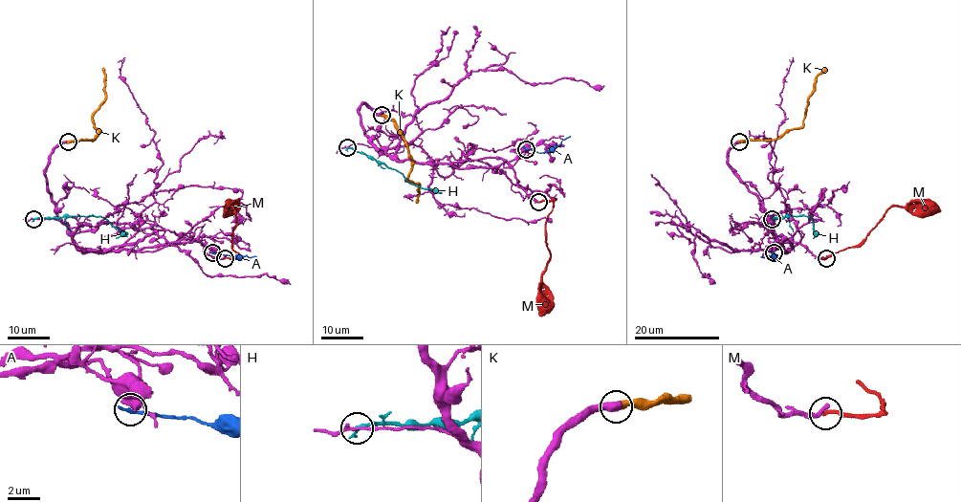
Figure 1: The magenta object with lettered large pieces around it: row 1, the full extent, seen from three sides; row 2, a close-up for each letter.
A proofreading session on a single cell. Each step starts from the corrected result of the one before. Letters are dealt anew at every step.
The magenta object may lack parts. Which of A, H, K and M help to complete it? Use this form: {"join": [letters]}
{"join": ["K"]}

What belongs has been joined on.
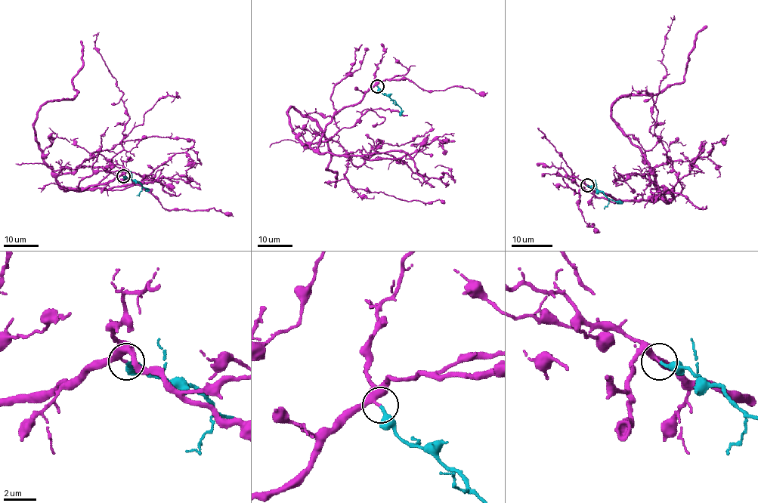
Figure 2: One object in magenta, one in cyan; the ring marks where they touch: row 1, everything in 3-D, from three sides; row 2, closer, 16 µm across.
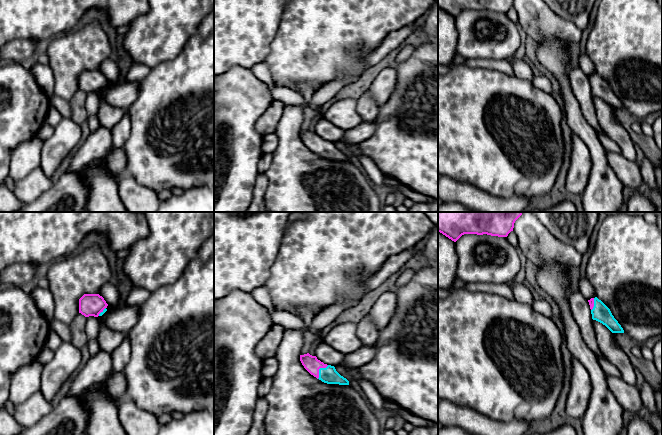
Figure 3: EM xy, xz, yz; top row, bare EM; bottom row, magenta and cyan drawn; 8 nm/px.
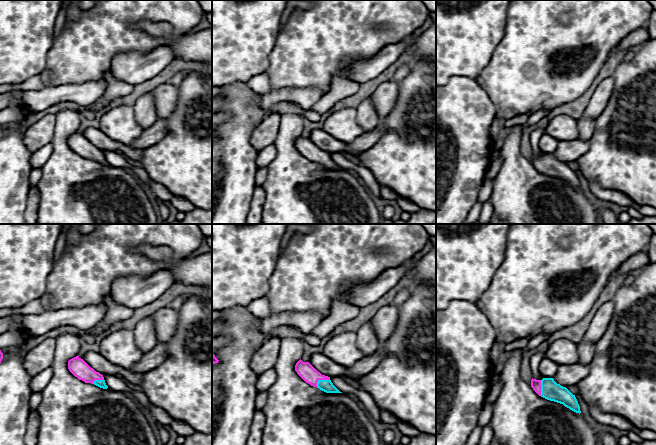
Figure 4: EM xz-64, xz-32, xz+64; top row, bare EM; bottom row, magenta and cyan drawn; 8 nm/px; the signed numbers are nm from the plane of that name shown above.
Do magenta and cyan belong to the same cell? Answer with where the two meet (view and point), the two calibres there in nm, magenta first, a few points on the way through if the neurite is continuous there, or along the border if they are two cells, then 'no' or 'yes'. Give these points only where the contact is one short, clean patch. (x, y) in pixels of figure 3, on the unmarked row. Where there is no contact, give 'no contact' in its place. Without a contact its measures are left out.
xz (319, 144) | 120/140 nm | across xz (311, 139), (319, 144), (329, 151) | yes

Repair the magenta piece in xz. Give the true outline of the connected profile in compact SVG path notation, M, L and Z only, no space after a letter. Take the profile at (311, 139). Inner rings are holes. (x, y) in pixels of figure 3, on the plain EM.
M309 129L300 131L304 144L314 153L327 160L349 161L349 157L341 152L334 142L324 140Z

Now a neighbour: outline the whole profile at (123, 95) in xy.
M139 81L121 82L111 88L105 96L108 104L126 110L138 98Z

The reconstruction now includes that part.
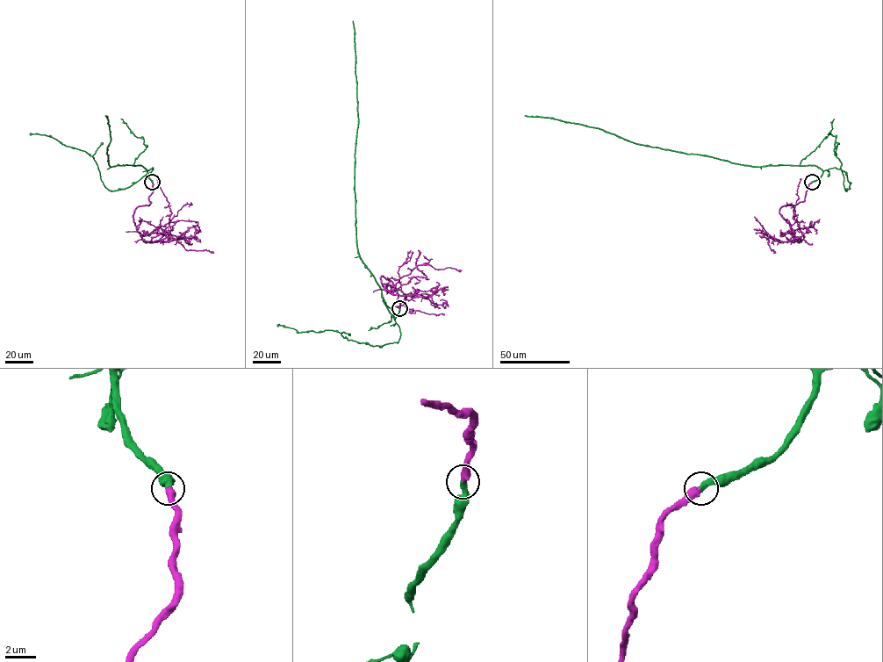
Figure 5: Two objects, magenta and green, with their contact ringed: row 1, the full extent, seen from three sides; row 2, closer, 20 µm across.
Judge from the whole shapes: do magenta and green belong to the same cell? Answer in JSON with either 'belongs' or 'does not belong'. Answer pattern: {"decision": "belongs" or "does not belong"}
{"decision": "belongs"}

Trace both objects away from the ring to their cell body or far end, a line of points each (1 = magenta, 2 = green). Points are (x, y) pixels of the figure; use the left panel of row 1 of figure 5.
1: (152, 182), (150, 202), (139, 205), (132, 216), (146, 241), (156, 241), (168, 226), (170, 209), (159, 178)
2: (152, 182), (142, 166), (110, 166), (107, 149), (111, 138), (105, 115)

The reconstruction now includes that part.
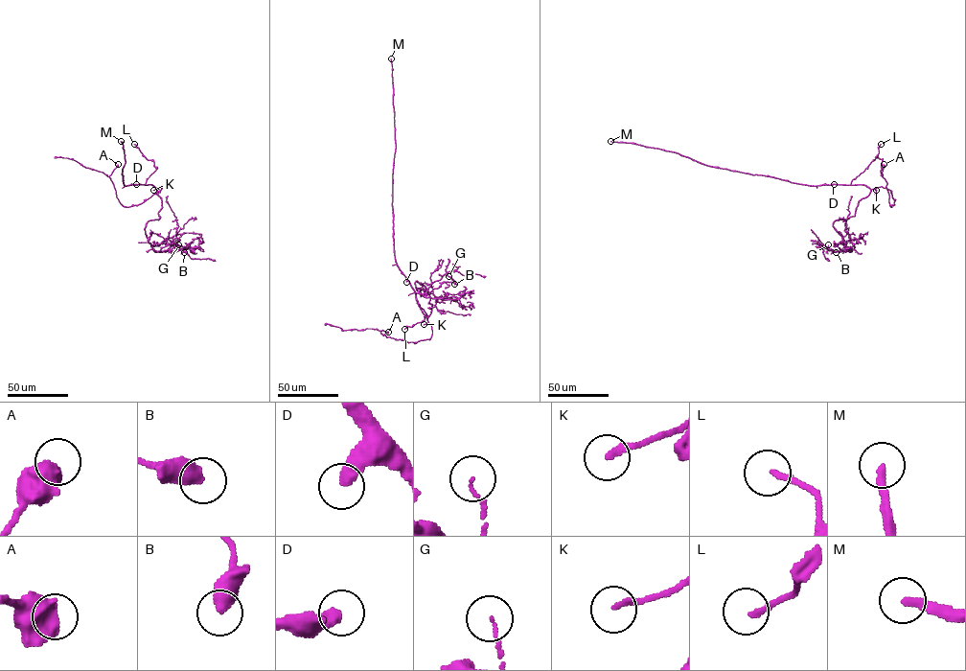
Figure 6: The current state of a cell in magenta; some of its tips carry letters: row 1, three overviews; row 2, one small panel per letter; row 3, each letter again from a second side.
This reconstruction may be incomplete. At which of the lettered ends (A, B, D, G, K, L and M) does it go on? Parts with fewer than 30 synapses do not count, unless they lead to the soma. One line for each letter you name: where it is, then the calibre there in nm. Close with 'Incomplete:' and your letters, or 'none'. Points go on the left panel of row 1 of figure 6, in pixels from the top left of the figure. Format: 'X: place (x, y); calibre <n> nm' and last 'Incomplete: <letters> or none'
M: place (121, 141); calibre 280 nm
Incomplete: M

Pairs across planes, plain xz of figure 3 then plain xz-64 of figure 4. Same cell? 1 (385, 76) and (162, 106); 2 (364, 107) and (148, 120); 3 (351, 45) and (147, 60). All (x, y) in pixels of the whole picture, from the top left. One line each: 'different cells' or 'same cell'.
1: same cell
2: same cell
3: different cells

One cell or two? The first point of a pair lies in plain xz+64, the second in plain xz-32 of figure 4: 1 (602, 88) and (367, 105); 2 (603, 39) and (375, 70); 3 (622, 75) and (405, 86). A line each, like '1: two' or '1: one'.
1: two
2: two
3: one

